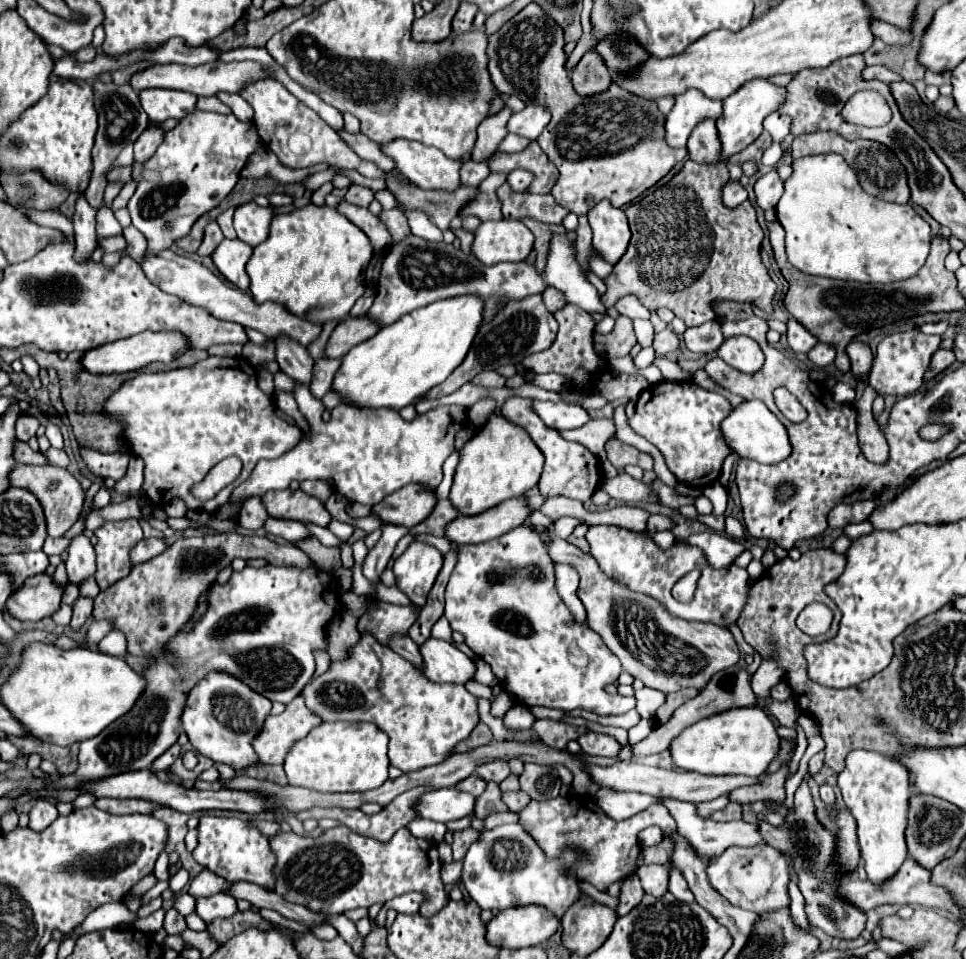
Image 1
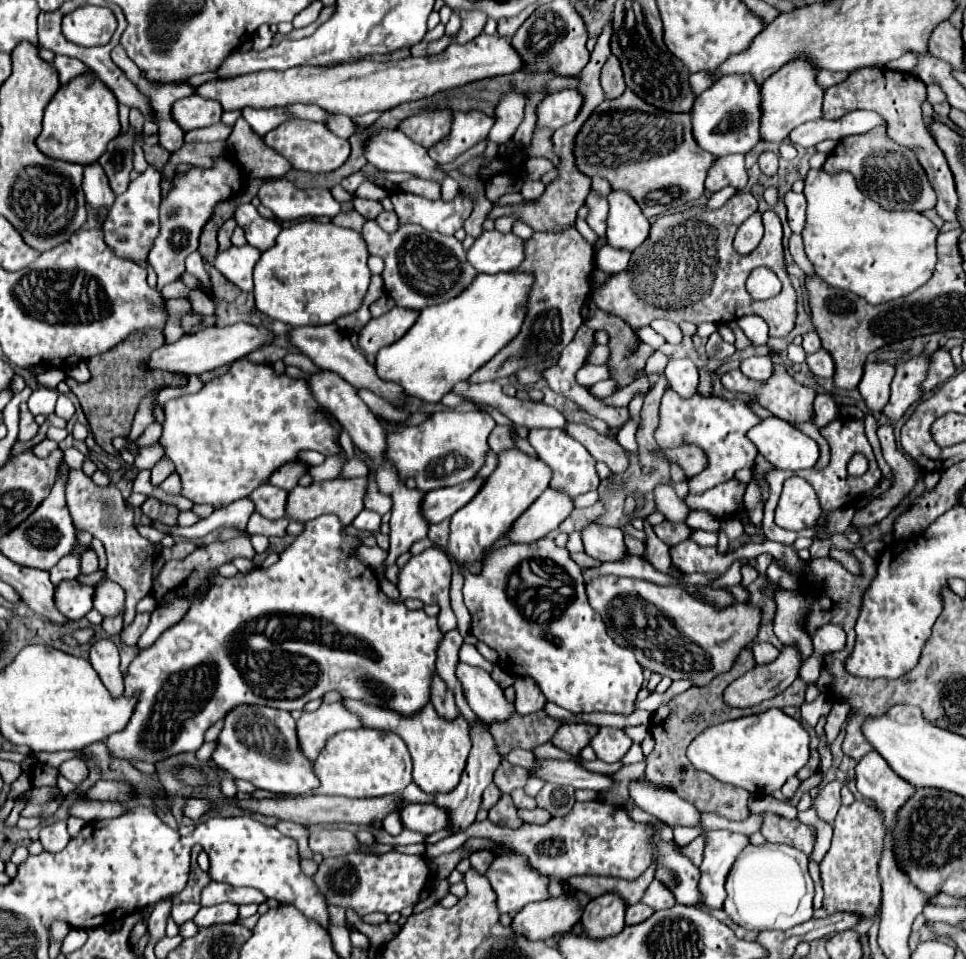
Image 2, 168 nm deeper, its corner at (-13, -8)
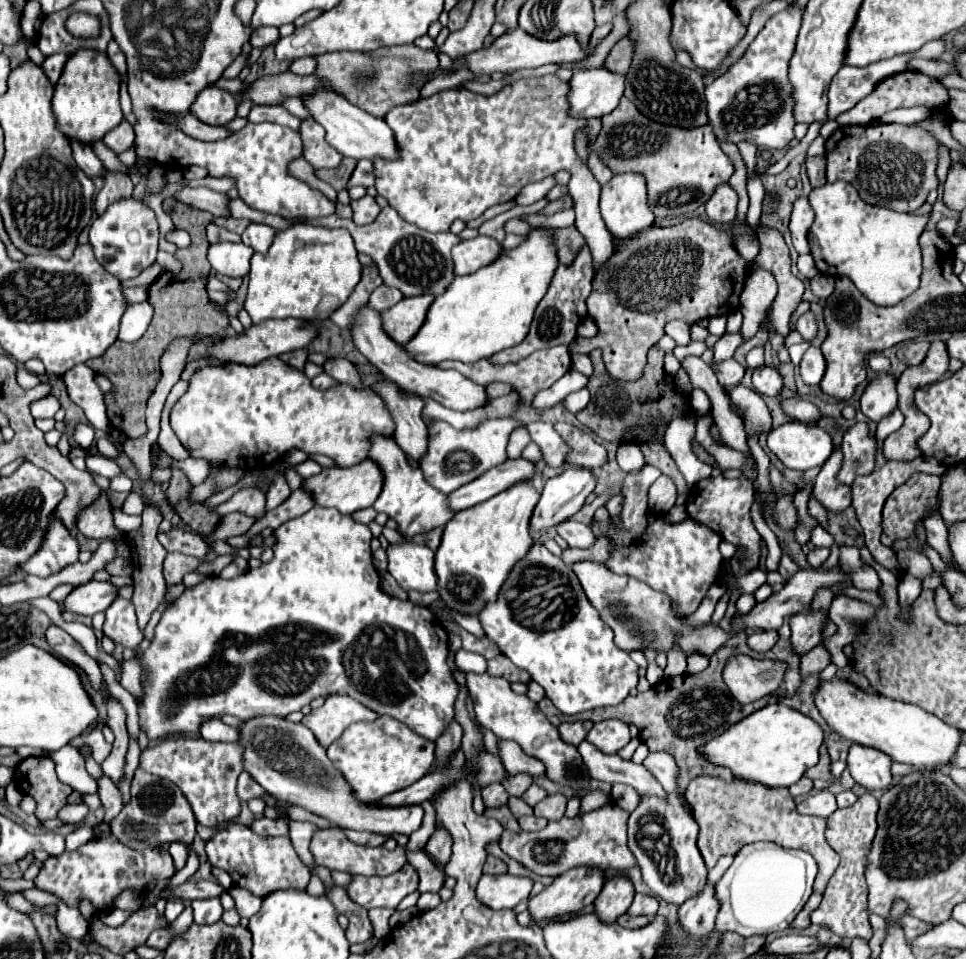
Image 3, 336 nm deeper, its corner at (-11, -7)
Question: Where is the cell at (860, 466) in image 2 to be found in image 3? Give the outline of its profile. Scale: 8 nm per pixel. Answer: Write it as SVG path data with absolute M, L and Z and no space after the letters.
M920 456L912 462L900 462L894 460L888 460L880 470L874 470L870 476L860 476L854 480L852 484L852 504L856 508L856 514L858 514L858 520L860 520L860 526L864 530L864 538L866 538L866 548L870 550L870 554L874 556L874 560L882 566L886 566L888 570L892 570L894 574L902 576L904 570L900 568L898 560L896 560L896 554L886 548L882 542L880 542L880 534L882 534L882 506L884 506L886 499L889 497L898 486L902 486L912 474L916 472L924 472L924 474L936 474L936 476L942 476L946 472L946 466L942 462L938 462L936 458L930 458L930 456Z

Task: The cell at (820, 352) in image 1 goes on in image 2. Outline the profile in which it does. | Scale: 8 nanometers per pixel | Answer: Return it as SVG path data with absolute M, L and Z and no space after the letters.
M820 349L816 351L814 355L806 357L806 363L810 367L810 371L816 375L816 377L832 377L836 373L836 365L834 365L834 359L832 355L826 351L826 349Z

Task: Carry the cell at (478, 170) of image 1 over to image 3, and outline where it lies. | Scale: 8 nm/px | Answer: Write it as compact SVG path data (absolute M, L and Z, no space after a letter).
M312 118L302 120L300 136L304 140L304 158L318 170L318 168L336 168L342 160L342 154L332 148L324 138L324 128Z

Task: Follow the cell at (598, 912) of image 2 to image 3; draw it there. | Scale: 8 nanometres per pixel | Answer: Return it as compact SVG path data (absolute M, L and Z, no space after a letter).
M614 874L606 880L600 896L596 898L596 914L604 918L604 922L616 922L618 916L626 914L634 900L634 884L626 874Z

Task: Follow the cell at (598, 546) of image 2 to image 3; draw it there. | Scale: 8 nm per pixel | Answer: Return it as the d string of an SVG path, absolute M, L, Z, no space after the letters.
M566 520L556 526L556 534L562 536L570 548L590 548L594 546L596 538L588 524L580 524L576 520Z

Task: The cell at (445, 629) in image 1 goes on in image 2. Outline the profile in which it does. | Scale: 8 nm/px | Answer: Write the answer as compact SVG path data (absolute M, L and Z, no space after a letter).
M464 643L464 645L460 647L460 659L462 659L464 663L470 663L470 665L474 665L474 667L482 667L482 669L486 669L486 671L492 671L492 669L494 669L494 665L492 665L490 661L486 661L486 659L476 651L474 645L468 645L468 643Z

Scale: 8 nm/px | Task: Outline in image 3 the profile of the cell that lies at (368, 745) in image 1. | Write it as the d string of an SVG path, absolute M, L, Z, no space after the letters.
M380 716L374 722L356 722L344 730L344 734L328 746L328 756L336 762L344 778L348 778L362 802L376 802L426 776L434 762L434 746L432 740L412 732L406 724L390 716Z

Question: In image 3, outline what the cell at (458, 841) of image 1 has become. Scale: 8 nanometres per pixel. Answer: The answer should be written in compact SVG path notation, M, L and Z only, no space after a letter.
M490 856L484 864L484 874L506 874L506 872L508 872L508 866L500 858Z

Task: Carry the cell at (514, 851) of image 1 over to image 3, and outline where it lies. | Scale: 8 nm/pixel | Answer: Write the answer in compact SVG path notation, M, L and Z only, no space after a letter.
M484 874L476 886L476 898L492 910L502 910L514 908L522 900L528 900L530 890L532 890L530 878L520 878L512 874L500 876Z

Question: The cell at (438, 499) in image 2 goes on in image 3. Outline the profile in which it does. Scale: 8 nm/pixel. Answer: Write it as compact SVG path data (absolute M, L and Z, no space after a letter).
M526 458L508 460L508 462L488 470L488 474L484 474L484 478L476 478L476 482L470 482L468 486L462 486L460 490L456 490L456 494L450 494L448 502L452 504L452 508L456 512L464 510L464 508L472 508L520 482L532 482L534 476L536 476L534 462L530 462Z

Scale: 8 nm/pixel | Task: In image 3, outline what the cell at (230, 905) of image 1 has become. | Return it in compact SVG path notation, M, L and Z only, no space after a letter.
M208 898L208 900L194 900L194 922L196 924L212 924L218 922L222 916L222 904L220 898Z

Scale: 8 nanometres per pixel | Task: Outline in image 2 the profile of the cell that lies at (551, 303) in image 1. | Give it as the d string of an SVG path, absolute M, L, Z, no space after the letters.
M590 299L582 307L582 319L584 323L594 331L606 331L610 335L610 373L612 379L620 383L620 387L626 387L634 381L634 373L644 367L648 355L652 353L652 347L640 341L634 331L616 315L610 315L596 307L596 303Z

